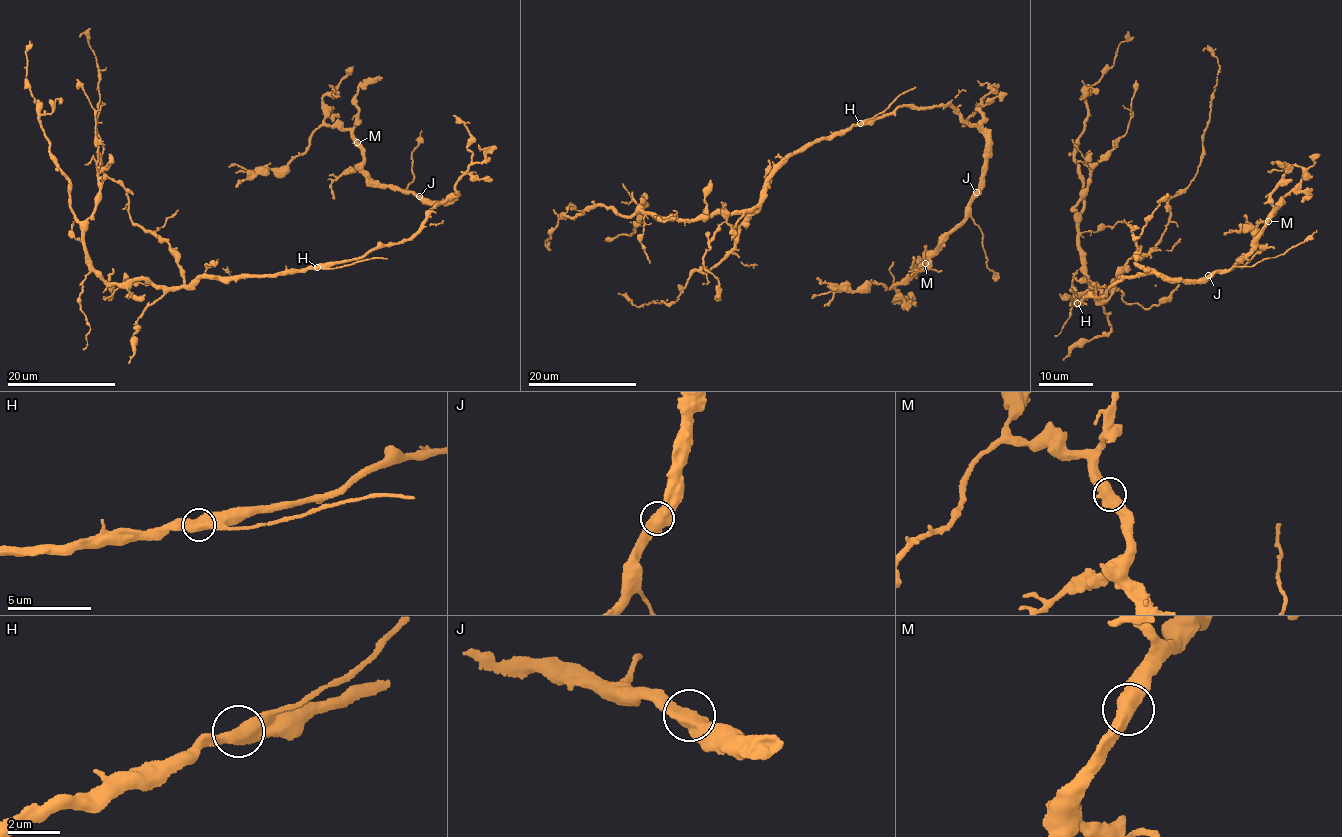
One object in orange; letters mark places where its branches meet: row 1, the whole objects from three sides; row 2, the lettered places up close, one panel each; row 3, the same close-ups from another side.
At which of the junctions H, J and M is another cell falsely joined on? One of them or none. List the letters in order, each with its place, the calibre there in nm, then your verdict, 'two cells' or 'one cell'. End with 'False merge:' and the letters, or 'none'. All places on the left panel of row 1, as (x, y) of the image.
H: at (317, 267); 600 nm thick; one cell
J: at (419, 196); 550 nm thick; one cell
M: at (357, 142); 600 nm thick; one cell
False merge: none

